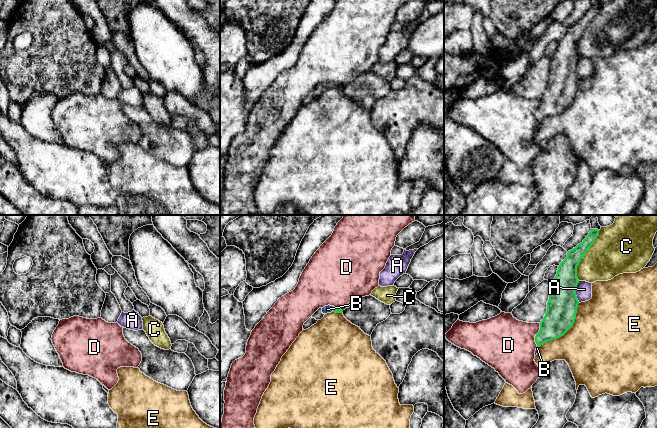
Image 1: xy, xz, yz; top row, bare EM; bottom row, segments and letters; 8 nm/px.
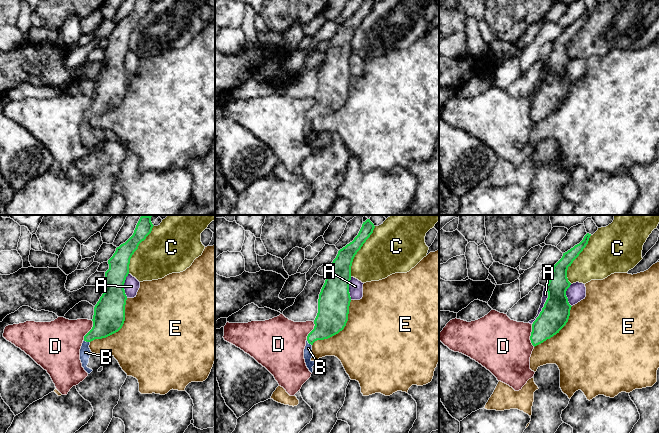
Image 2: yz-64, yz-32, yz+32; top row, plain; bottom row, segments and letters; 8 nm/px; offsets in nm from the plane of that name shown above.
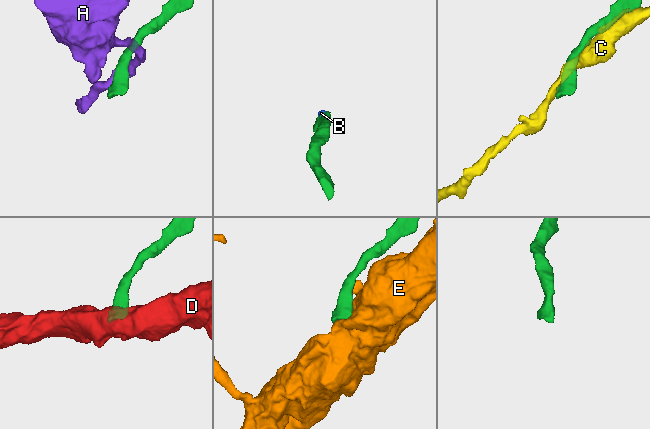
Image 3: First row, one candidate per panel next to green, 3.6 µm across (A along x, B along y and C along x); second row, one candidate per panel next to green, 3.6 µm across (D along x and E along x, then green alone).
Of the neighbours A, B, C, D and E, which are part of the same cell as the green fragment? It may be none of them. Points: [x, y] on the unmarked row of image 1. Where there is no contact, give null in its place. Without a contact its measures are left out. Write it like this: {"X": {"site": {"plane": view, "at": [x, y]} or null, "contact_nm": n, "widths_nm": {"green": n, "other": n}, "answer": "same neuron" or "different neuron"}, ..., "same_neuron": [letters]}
{"A": {"site": {"plane": "yz", "at": [575, 68]}, "contact_nm": 180, "widths_nm": {"green": 240, "other": 130}, "answer": "different neuron"}, "B": {"site": {"plane": "xz", "at": [334, 85]}, "contact_nm": 50, "widths_nm": {"green": 40, "other": 60}, "answer": "same neuron"}, "C": {"site": {"plane": "yz", "at": [584, 30]}, "contact_nm": 440, "widths_nm": {"green": 180, "other": 380}, "answer": "different neuron"}, "D": {"site": {"plane": "yz", "at": [536, 110]}, "contact_nm": 190, "widths_nm": {"green": 240, "other": 440}, "answer": "different neuron"}, "E": {"site": {"plane": "yz", "at": [566, 107]}, "contact_nm": 480, "widths_nm": {"green": 240, "other": 480}, "answer": "different neuron"}, "same_neuron": ["B"]}

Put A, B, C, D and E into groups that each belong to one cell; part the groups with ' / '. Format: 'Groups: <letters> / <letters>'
Groups: A / B / C / D / E

